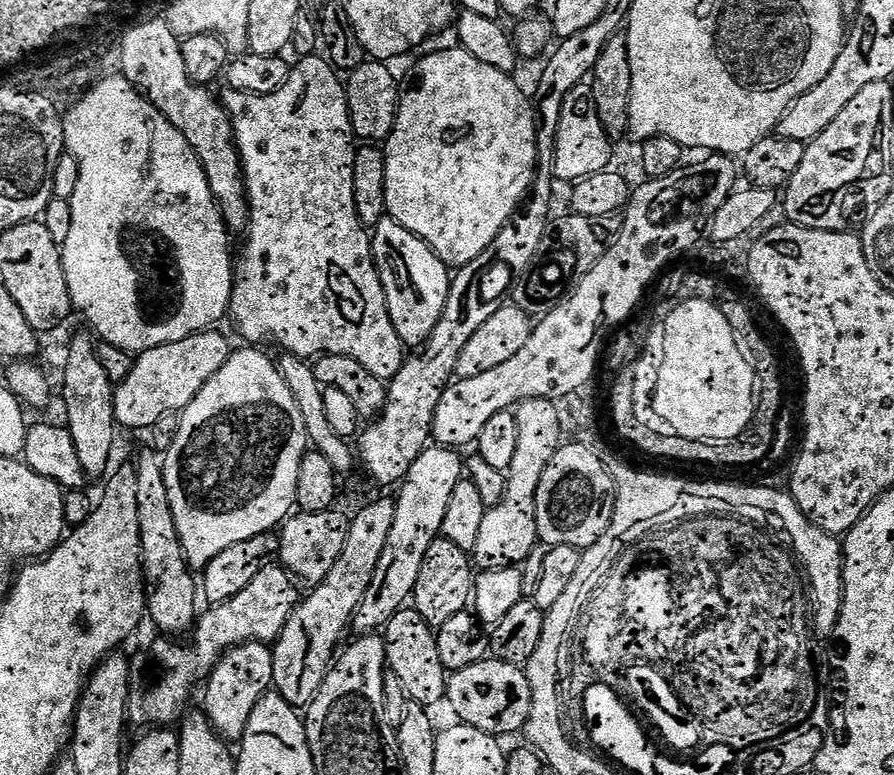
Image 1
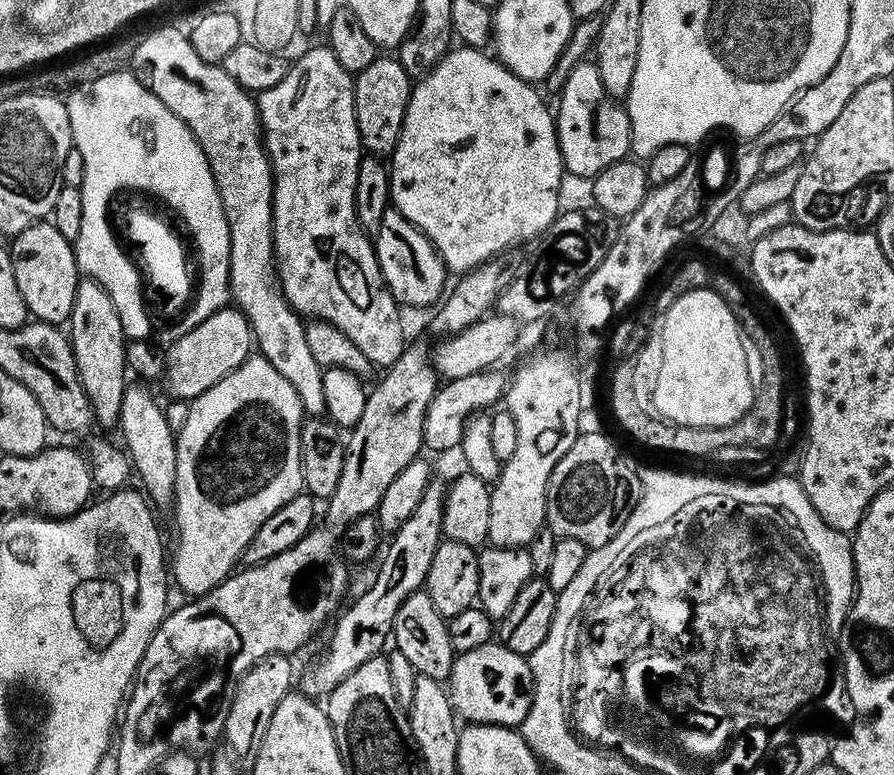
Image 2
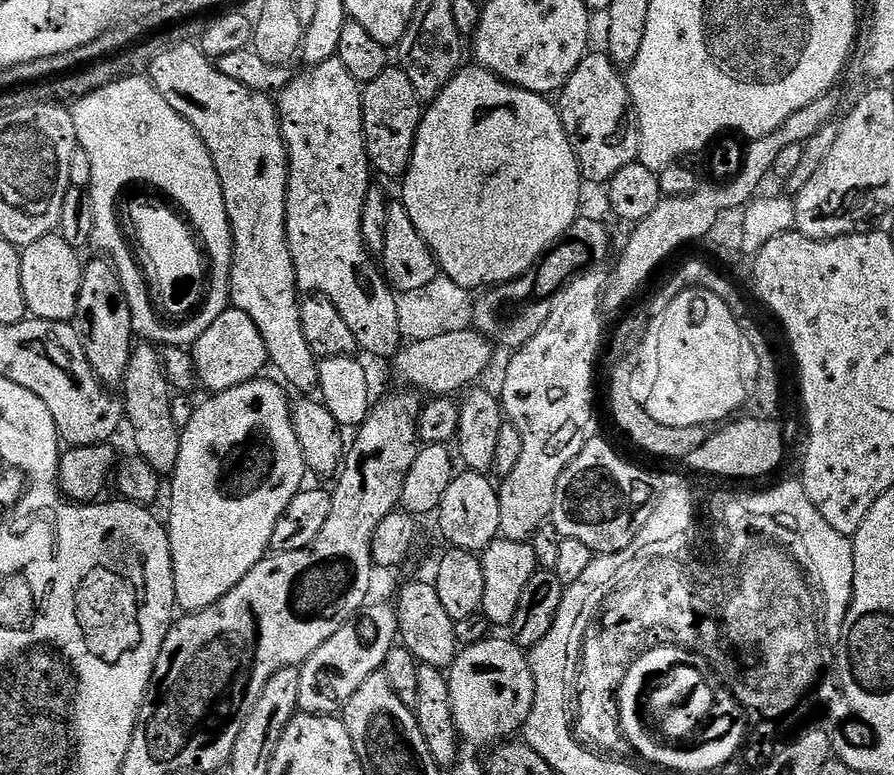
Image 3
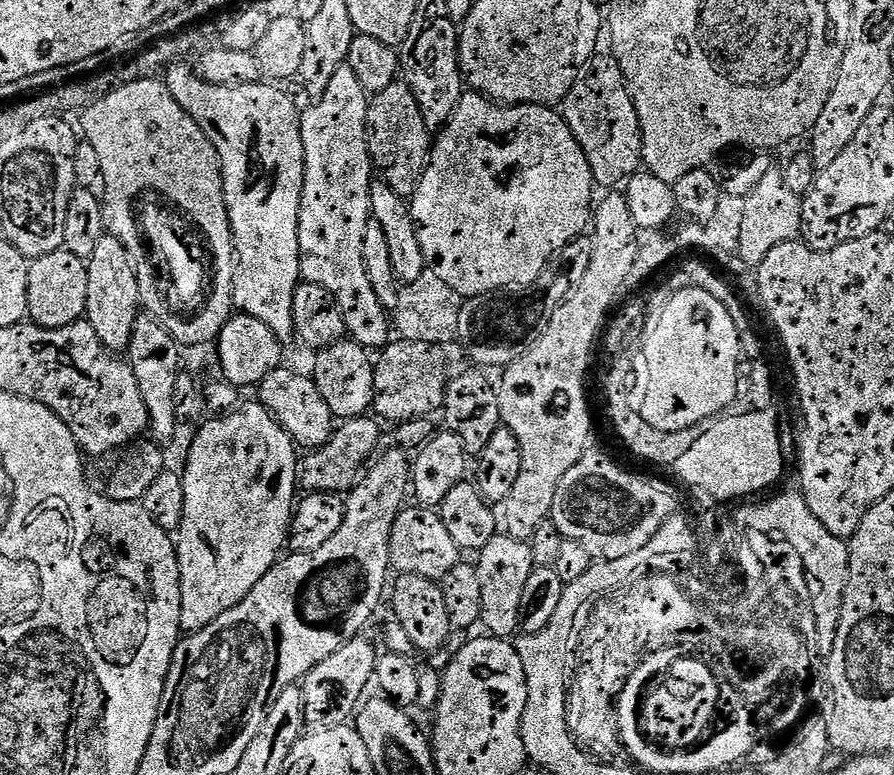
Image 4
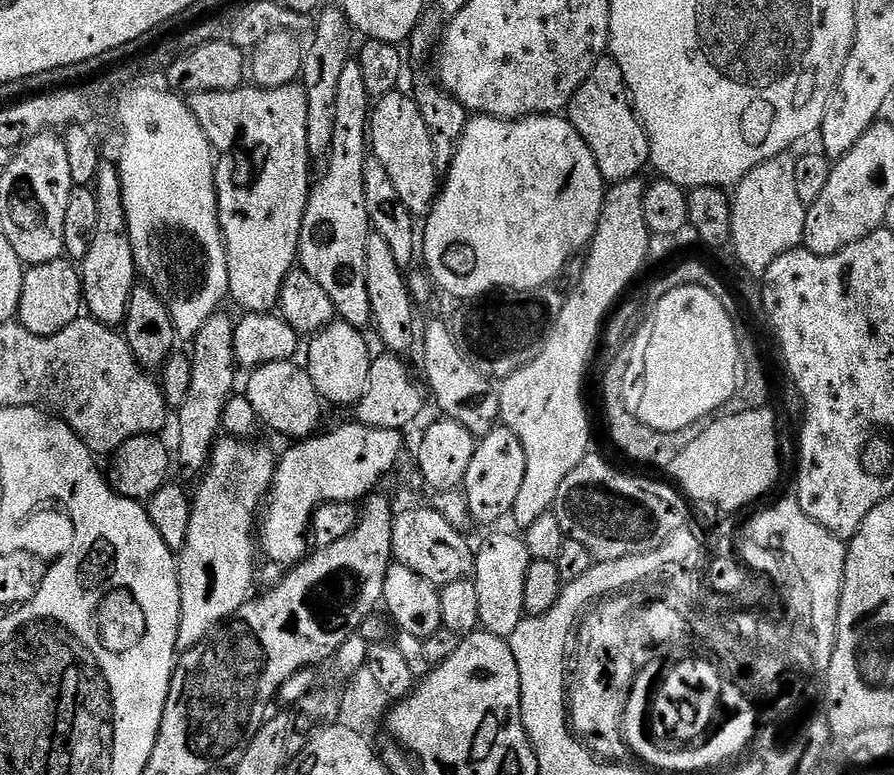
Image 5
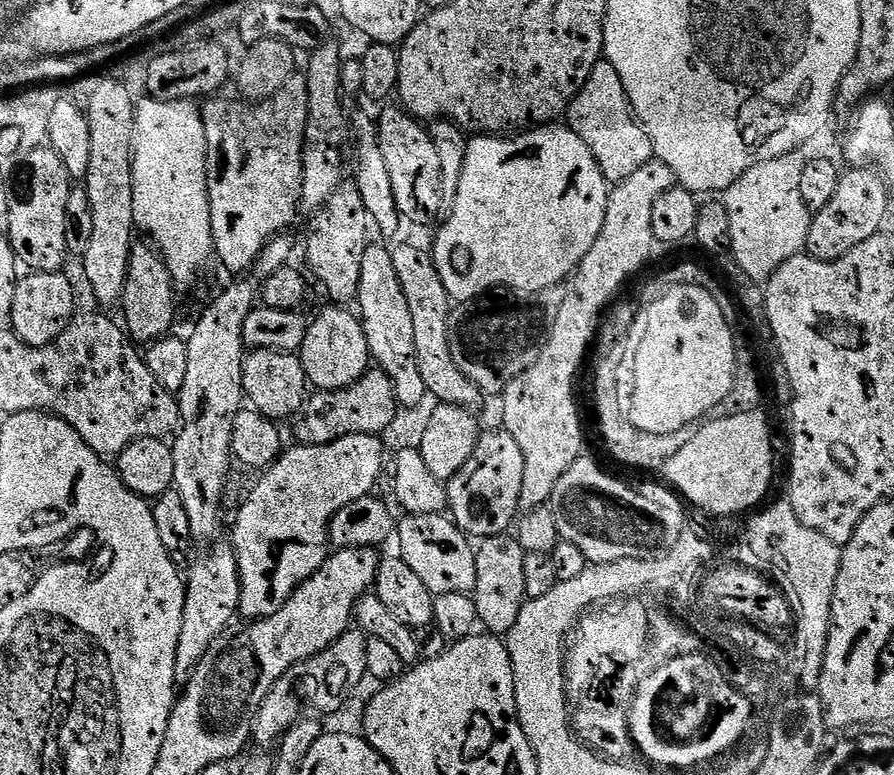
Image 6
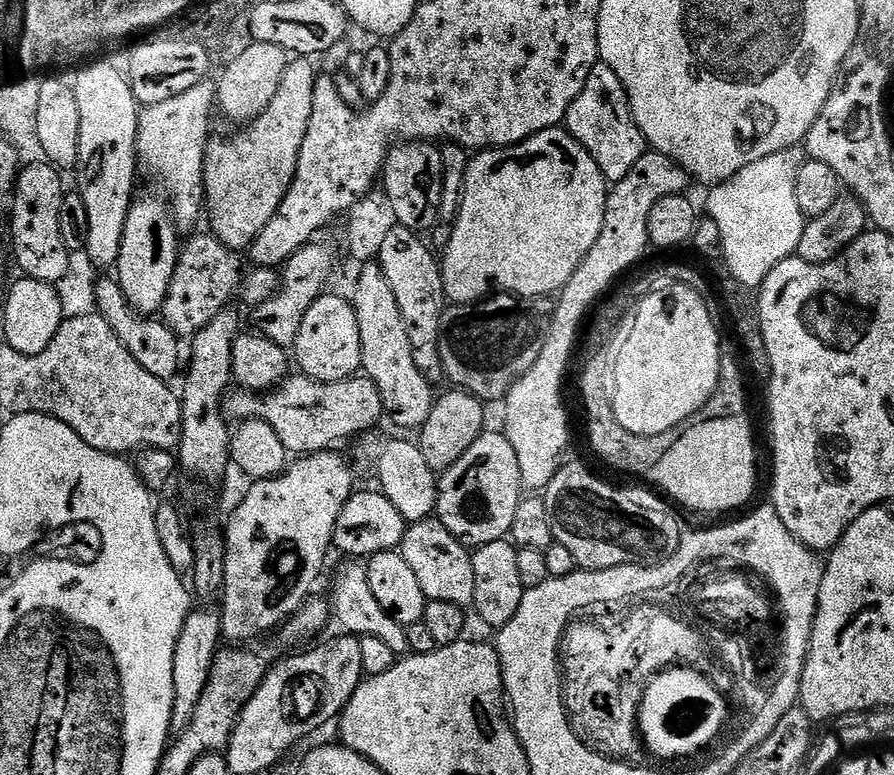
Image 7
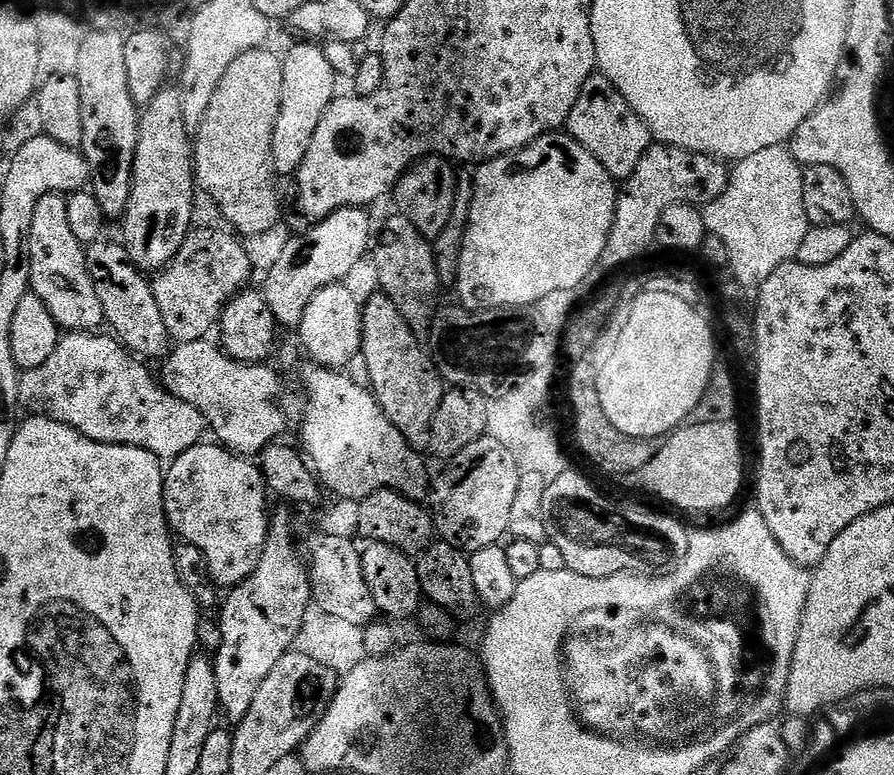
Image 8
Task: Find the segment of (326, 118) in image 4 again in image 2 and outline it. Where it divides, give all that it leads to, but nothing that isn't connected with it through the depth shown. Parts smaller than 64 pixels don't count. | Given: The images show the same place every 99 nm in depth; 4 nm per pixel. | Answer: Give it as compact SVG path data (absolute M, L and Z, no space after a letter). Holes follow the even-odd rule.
M323 47L310 49L300 61L296 60L291 65L284 81L279 82L278 86L272 90L259 93L258 96L260 127L264 129L264 147L268 149L268 158L272 161L272 177L276 183L272 195L272 233L276 243L276 270L280 274L280 287L284 289L284 297L290 302L290 306L297 314L312 320L325 320L338 326L338 330L342 330L342 334L346 334L346 338L350 338L350 342L354 342L354 346L358 346L358 350L362 350L362 354L366 354L366 358L370 358L373 366L377 369L387 370L402 358L406 347L403 322L400 320L402 308L398 301L392 297L391 290L388 289L388 284L384 280L380 263L376 257L373 241L360 224L360 219L356 213L358 170L362 159L362 145L358 130L358 118L356 117L356 81L353 73L348 72L342 66L342 62L338 62L331 47Z

